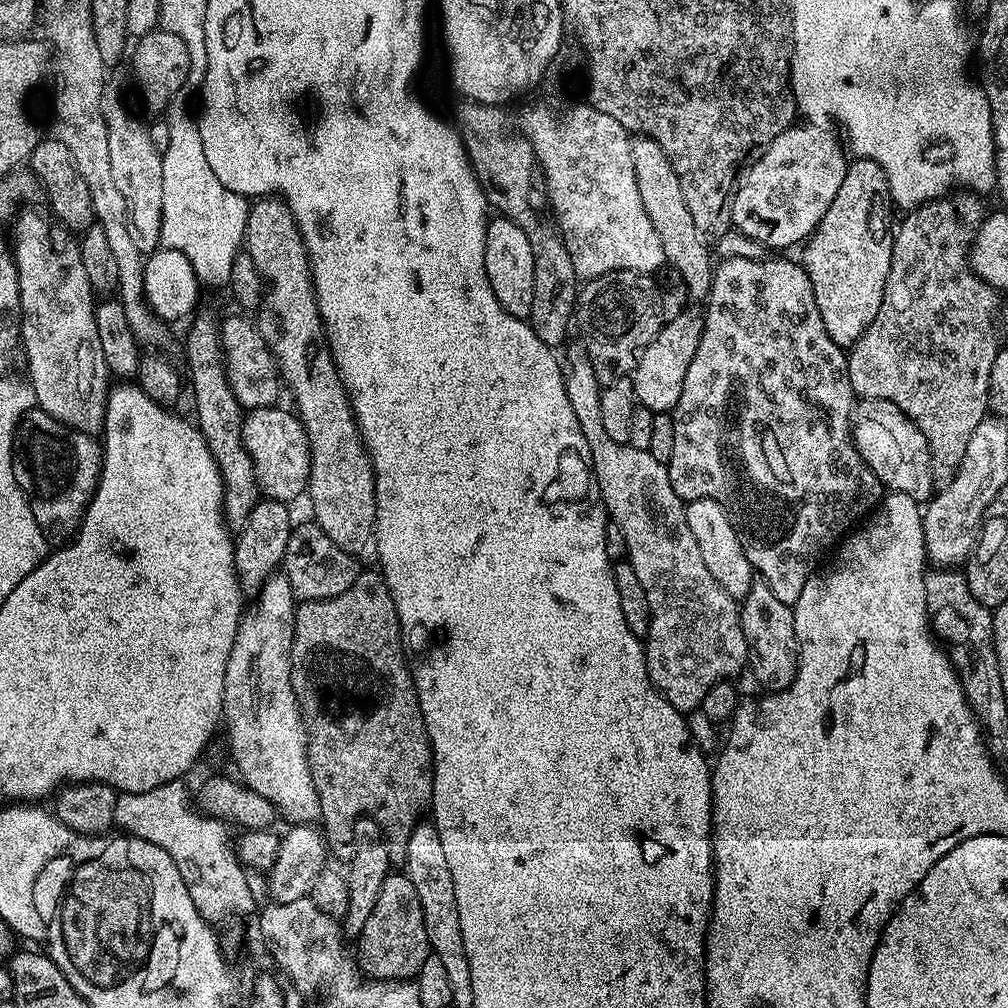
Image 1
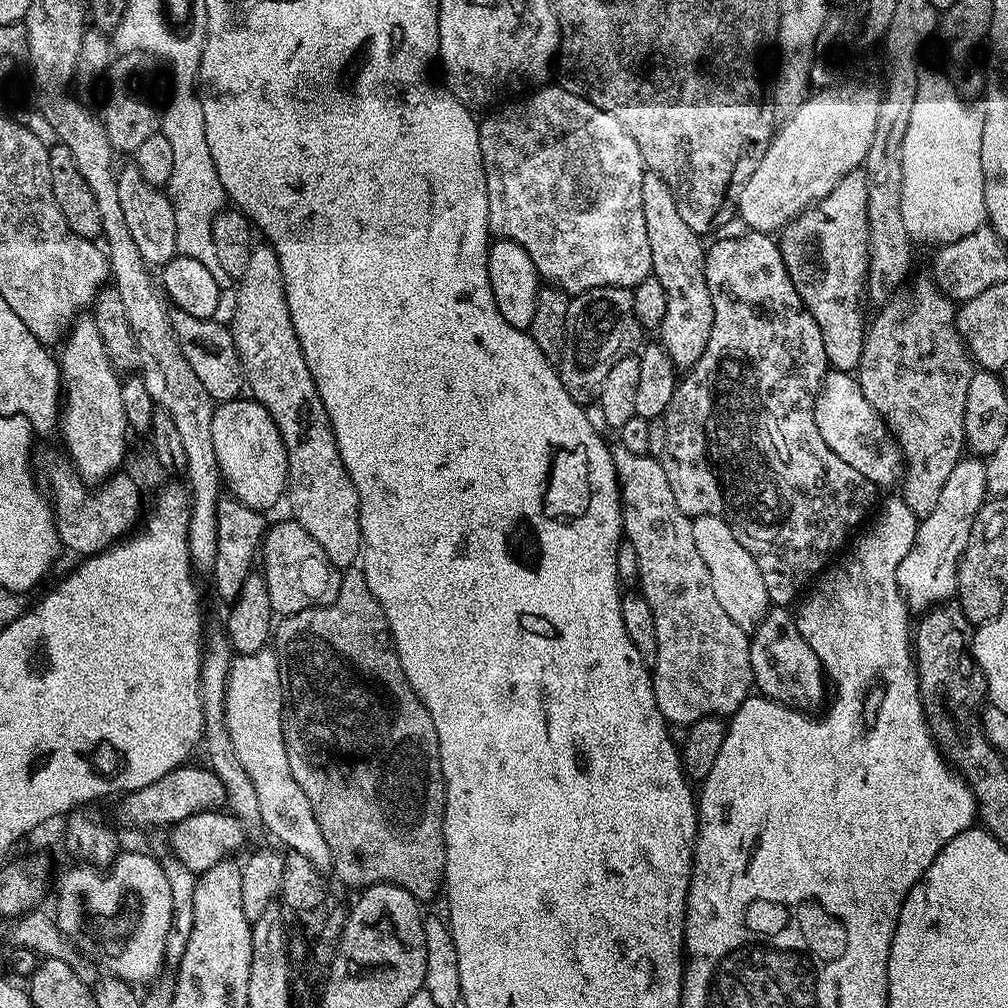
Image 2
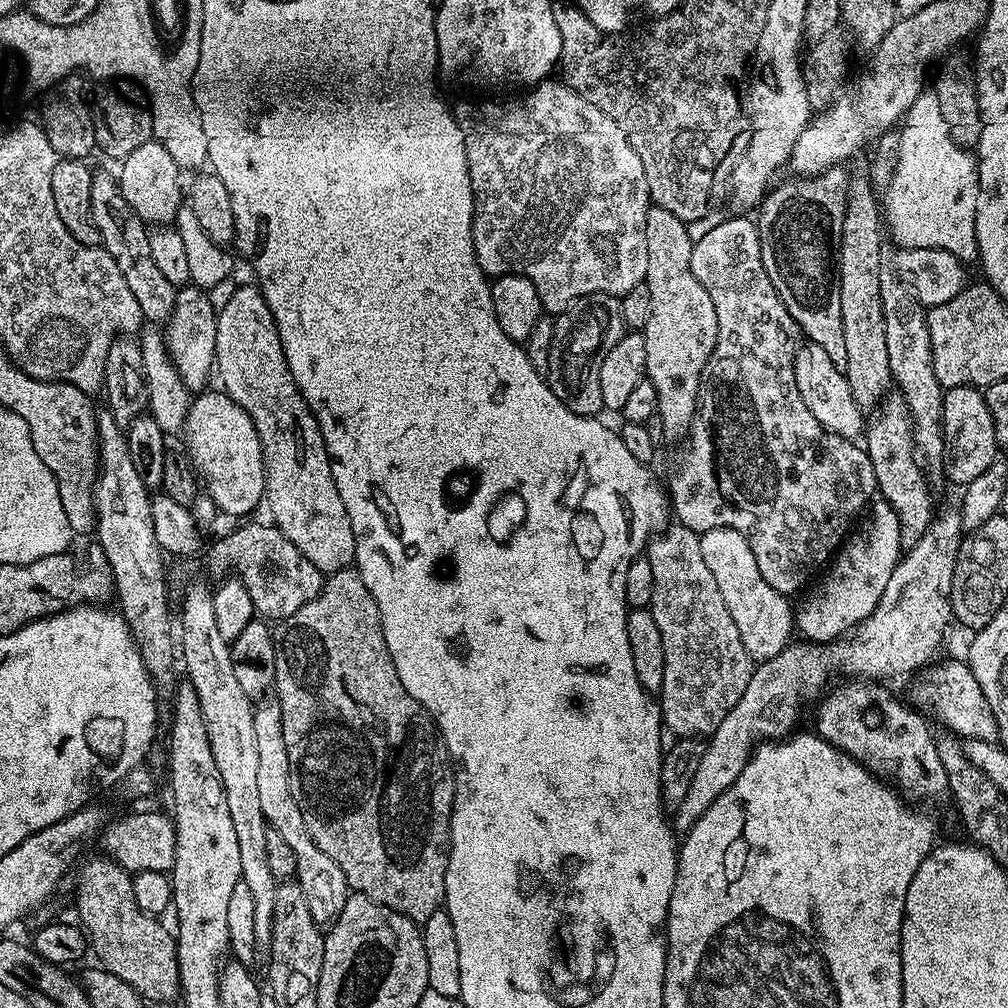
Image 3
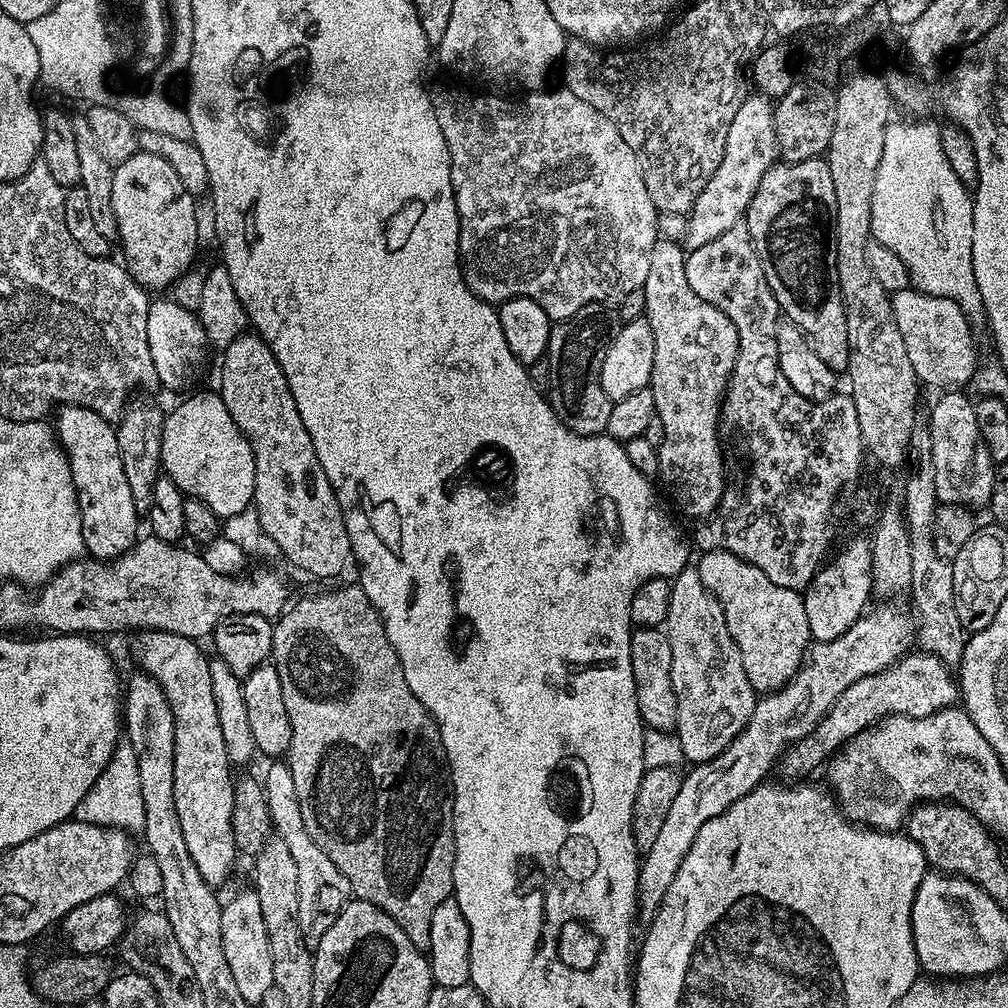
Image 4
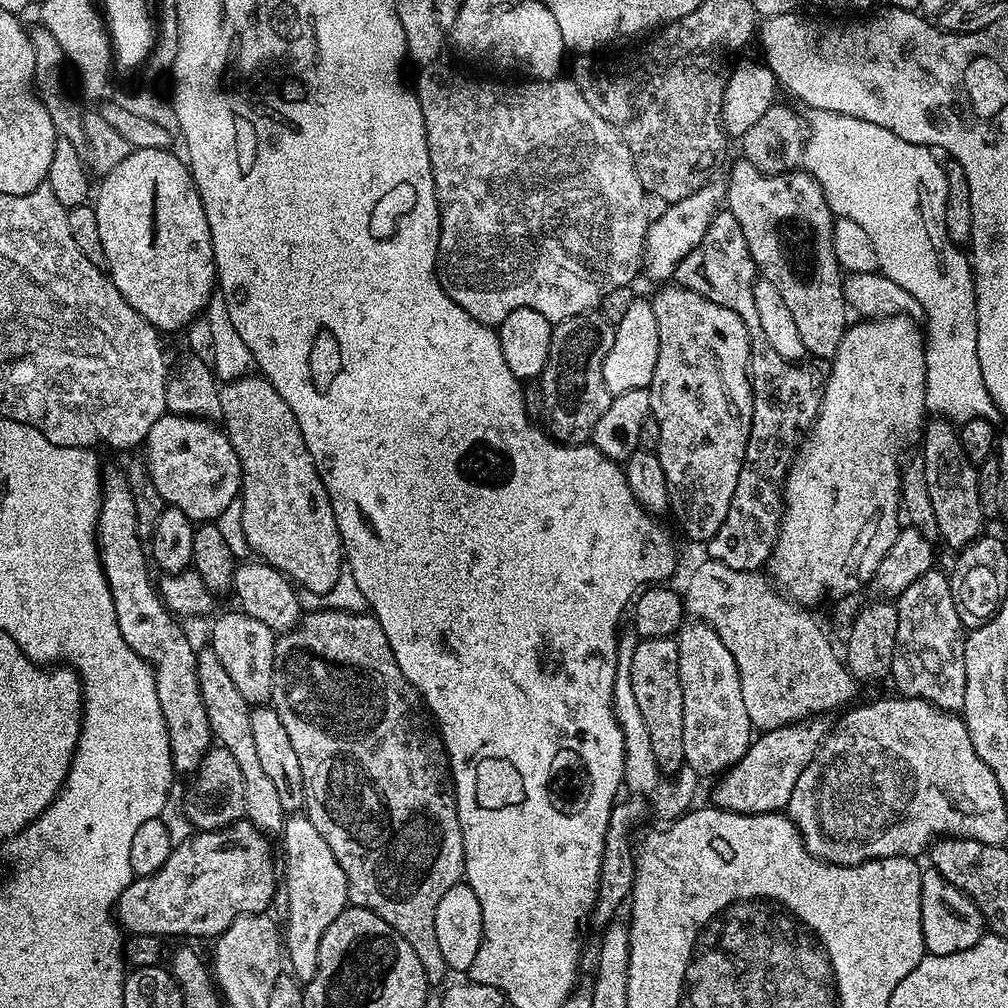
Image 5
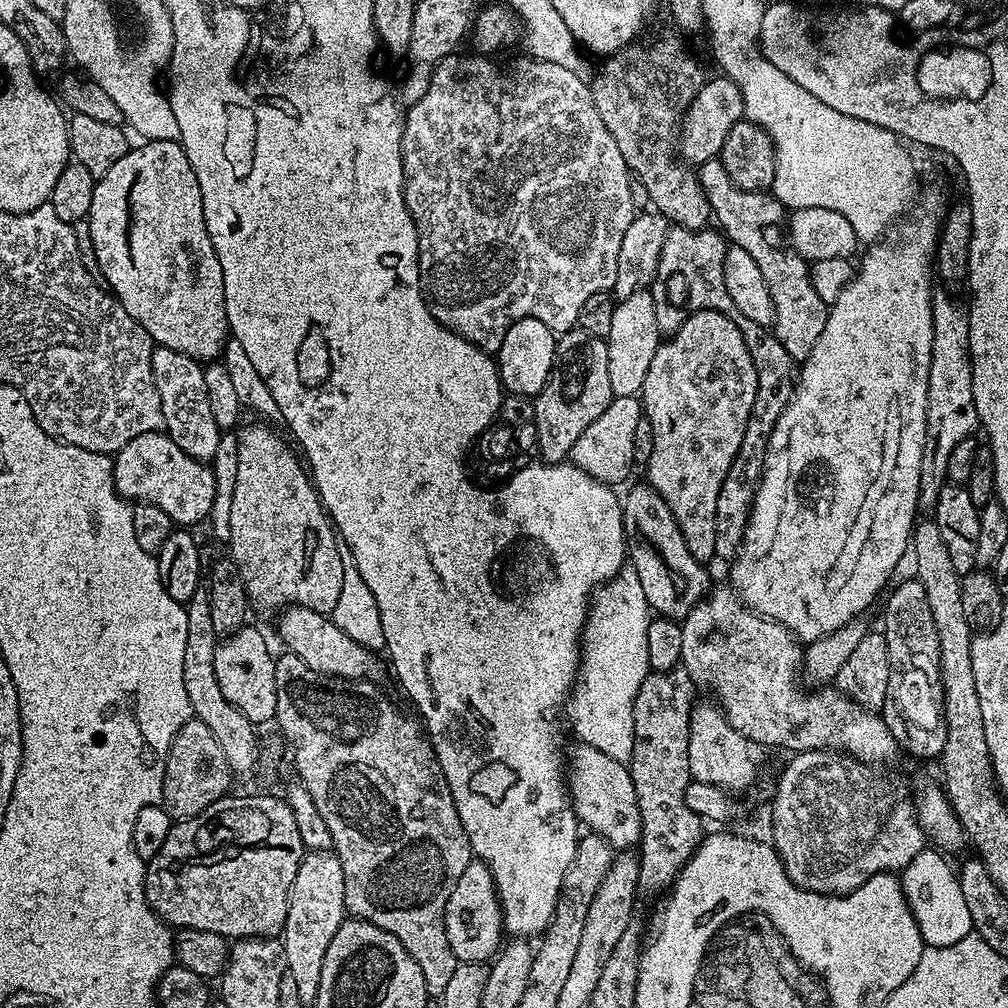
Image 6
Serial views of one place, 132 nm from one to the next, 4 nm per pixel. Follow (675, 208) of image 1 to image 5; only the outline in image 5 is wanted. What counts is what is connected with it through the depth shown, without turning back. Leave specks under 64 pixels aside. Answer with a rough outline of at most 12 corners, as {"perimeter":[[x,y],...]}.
{"perimeter":[[691,287],[651,297],[670,512],[716,537],[752,425],[752,339]]}

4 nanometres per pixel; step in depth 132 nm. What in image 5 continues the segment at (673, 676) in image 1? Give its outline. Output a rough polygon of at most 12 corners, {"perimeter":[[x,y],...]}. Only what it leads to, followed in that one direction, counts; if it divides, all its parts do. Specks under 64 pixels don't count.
{"perimeter":[[706,622],[675,637],[684,763],[733,768],[754,739],[734,654]]}

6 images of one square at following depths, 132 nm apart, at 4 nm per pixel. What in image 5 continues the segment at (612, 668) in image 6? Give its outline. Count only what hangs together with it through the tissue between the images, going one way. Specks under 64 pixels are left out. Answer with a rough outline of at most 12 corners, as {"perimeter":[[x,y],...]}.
{"perimeter":[[621,635],[612,706],[624,739],[624,784],[660,812],[691,805],[693,768],[666,778],[630,686],[638,640]]}

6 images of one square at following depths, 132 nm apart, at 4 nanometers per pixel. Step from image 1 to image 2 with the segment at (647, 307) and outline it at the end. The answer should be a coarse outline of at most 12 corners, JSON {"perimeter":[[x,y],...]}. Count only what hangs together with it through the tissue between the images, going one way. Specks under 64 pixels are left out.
{"perimeter":[[633,289],[575,293],[558,361],[582,406],[637,351]]}

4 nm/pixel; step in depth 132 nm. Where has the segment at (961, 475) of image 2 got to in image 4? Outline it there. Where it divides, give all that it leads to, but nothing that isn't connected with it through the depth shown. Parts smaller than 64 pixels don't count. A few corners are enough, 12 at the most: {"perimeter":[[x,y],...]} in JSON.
{"perimeter":[[873,607],[695,765],[640,862],[651,924],[698,830],[769,779],[858,678],[909,655],[913,617]]}

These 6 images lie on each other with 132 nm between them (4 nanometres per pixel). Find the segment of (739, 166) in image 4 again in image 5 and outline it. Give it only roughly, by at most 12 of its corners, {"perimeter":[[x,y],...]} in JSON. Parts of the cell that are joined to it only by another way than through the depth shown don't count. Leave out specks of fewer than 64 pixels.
{"perimeter":[[713,178],[648,225],[643,275],[668,282],[726,196]]}

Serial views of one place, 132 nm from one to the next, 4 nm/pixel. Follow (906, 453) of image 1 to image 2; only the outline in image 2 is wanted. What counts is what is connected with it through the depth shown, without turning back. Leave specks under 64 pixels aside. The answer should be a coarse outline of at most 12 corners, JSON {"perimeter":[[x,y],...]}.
{"perimeter":[[829,371],[815,397],[822,442],[873,486],[904,456],[859,379]]}

